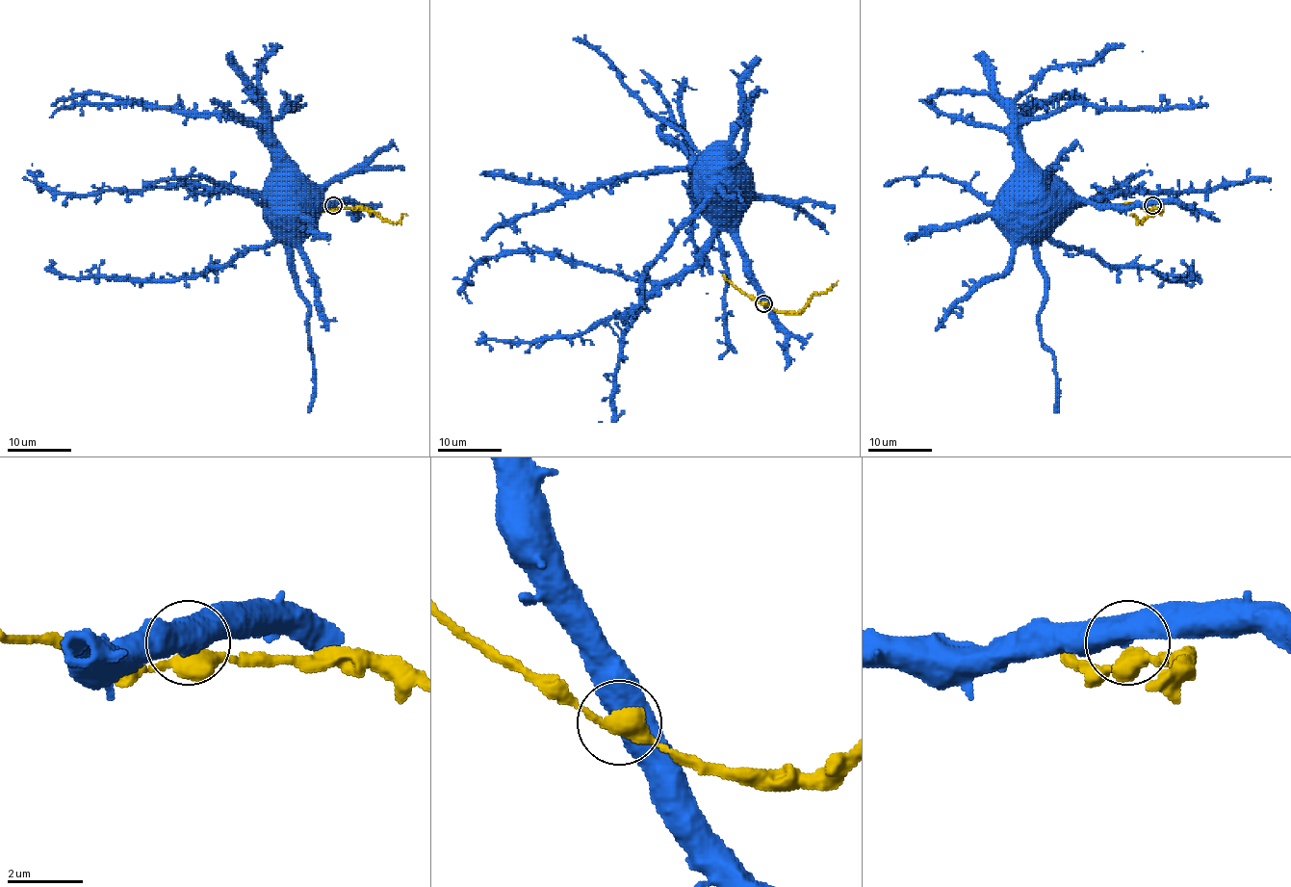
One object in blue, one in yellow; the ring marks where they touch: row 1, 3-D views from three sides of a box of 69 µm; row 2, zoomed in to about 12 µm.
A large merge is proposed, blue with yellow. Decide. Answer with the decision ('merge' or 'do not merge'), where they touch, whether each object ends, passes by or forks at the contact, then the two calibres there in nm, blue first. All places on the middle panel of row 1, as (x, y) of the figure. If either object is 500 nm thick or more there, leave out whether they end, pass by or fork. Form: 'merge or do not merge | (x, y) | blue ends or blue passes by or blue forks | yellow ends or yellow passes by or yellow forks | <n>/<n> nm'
do not merge | (763, 303) | 550/440 nm

